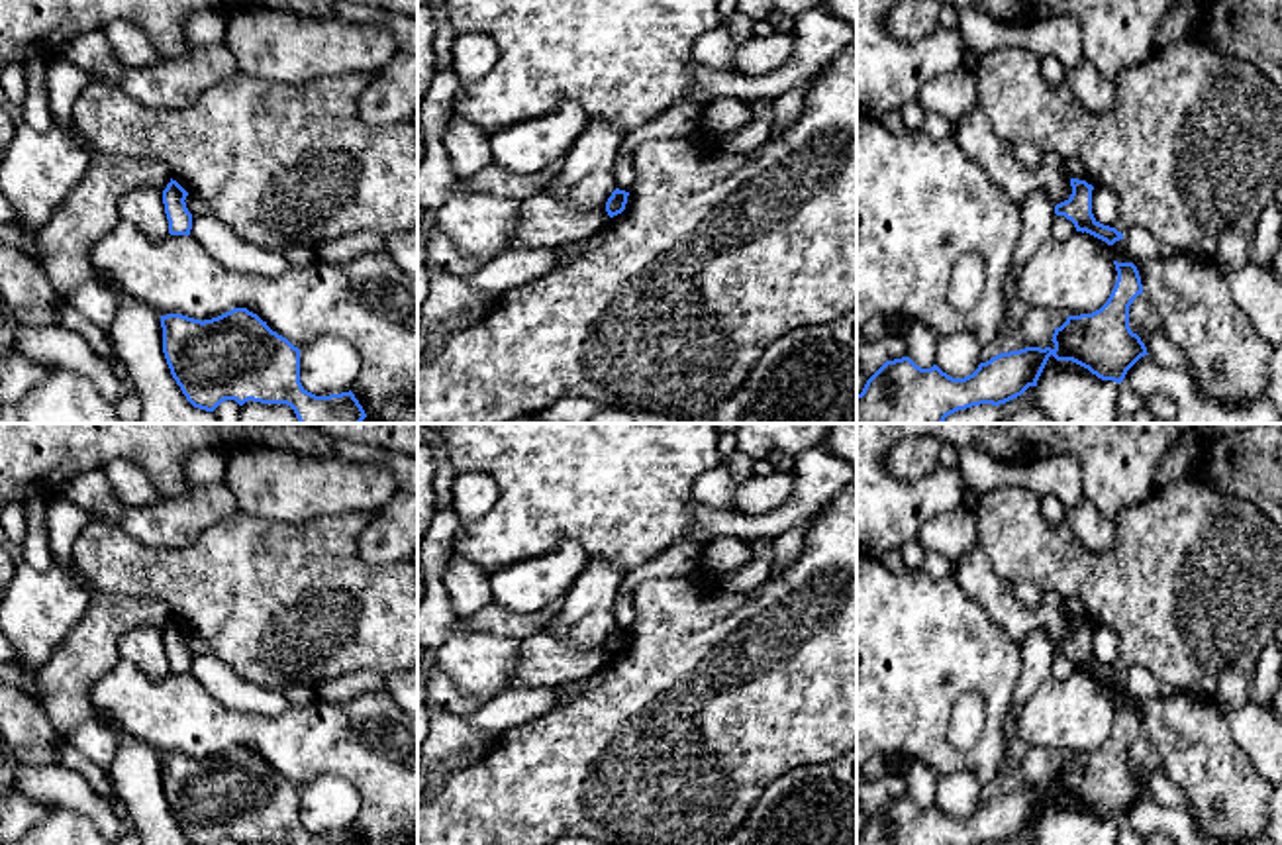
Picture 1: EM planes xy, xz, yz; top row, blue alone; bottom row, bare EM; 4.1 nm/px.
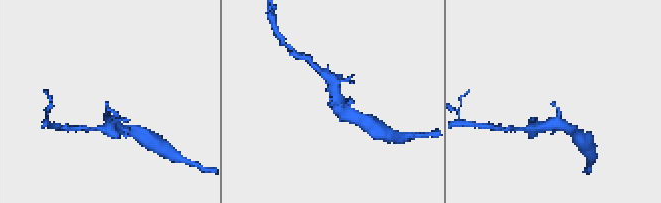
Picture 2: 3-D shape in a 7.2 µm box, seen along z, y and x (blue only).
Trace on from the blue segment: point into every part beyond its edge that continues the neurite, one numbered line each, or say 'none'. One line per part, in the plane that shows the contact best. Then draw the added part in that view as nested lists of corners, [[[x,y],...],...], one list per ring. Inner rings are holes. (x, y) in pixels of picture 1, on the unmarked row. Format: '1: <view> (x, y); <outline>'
none

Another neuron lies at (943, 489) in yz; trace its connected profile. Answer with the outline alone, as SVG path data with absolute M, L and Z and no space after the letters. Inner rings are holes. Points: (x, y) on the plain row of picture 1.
M857 423L857 549L880 559L888 549L900 549L937 514L962 506L968 484L959 469L937 467L923 478L896 480L886 465L892 447L908 437L937 437L941 443L978 447L1004 463L1037 463L1057 453L1074 455L1086 478L1086 500L1113 520L1125 508L1137 506L1155 490L1155 472L1176 437L1194 423Z

